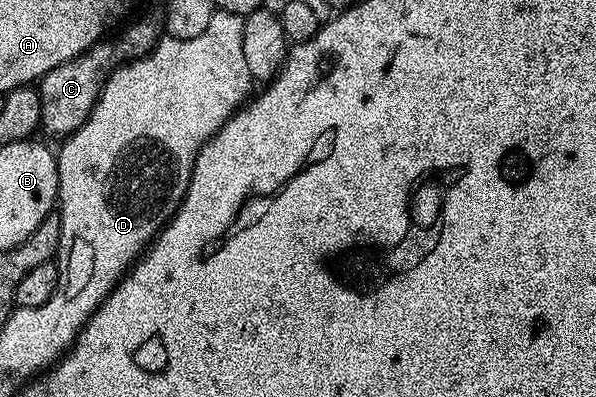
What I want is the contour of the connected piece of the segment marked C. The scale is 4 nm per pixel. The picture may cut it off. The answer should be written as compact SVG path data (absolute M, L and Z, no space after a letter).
M142 20L139 24L130 24L118 37L115 38L114 44L106 44L107 42L99 42L93 44L87 52L80 54L76 58L72 58L68 62L64 62L60 66L56 66L56 70L48 70L48 74L42 77L37 85L40 94L40 102L42 103L42 128L50 131L57 138L65 138L70 136L84 124L90 116L90 111L96 106L98 96L102 92L102 87L106 85L106 79L115 68L119 67L123 62L138 59L139 56L147 56L149 52L158 45L160 39L160 28L153 24L150 20Z

